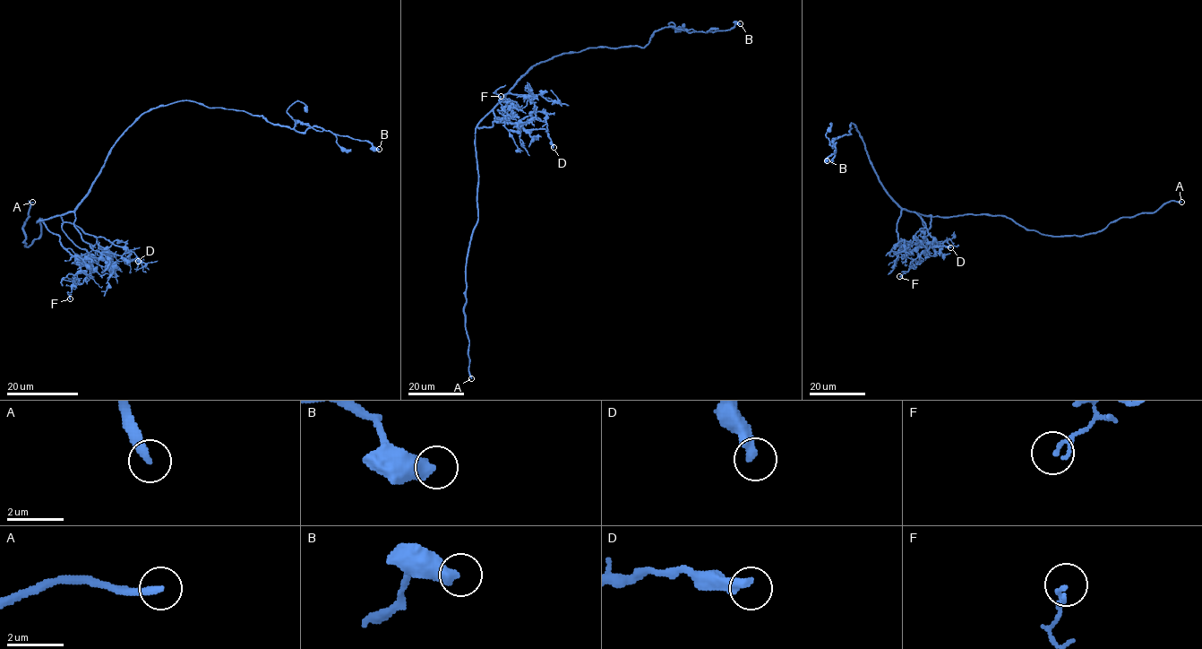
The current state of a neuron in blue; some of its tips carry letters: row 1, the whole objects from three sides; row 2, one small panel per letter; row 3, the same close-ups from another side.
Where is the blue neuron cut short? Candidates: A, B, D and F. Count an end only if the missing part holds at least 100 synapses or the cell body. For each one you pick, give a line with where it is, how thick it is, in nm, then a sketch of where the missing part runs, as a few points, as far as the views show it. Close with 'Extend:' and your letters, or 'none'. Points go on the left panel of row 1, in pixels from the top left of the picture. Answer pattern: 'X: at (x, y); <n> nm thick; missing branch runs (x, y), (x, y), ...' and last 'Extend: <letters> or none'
A: at (32, 202); 280 nm thick
Extend: A

